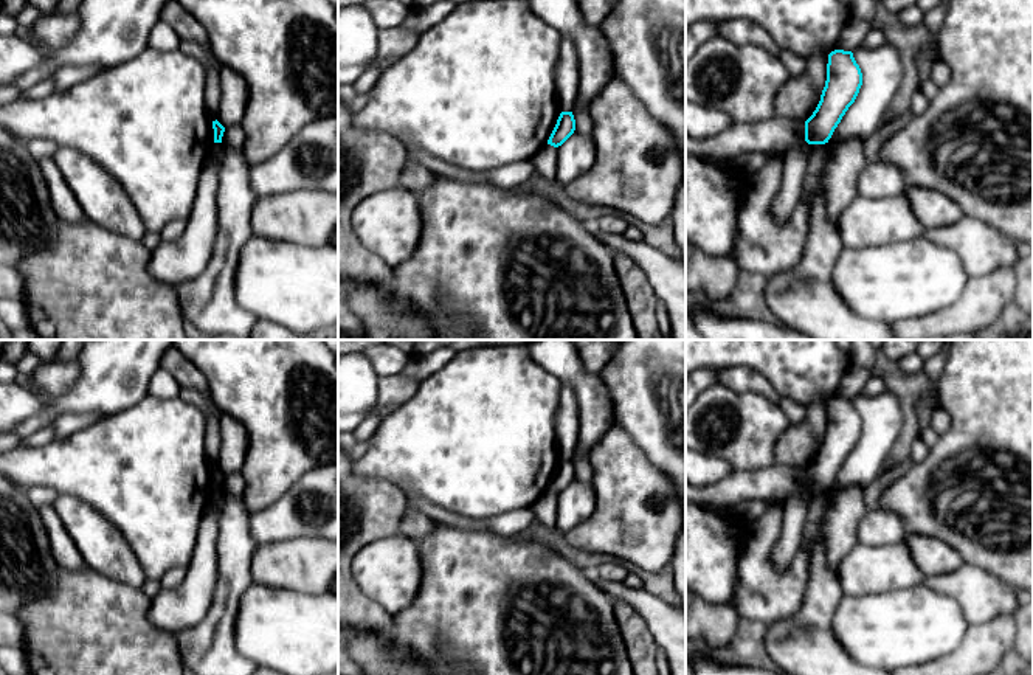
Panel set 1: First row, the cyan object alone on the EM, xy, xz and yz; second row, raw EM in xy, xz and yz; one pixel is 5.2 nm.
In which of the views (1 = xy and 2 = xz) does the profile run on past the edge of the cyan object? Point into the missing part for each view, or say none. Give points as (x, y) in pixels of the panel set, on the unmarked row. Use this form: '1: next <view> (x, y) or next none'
1: next none
2: next none

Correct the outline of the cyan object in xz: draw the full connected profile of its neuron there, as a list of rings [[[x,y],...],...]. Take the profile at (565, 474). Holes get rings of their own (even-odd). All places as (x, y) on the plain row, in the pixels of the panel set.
[[[561,459],[557,472],[548,487],[548,492],[558,495],[561,493],[575,478],[575,467],[572,459]]]

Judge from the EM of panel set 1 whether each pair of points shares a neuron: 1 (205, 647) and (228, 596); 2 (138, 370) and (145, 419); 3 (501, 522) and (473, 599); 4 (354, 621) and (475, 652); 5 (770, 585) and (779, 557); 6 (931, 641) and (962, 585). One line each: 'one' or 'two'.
1: one
2: two
3: two
4: two
5: two
6: two

